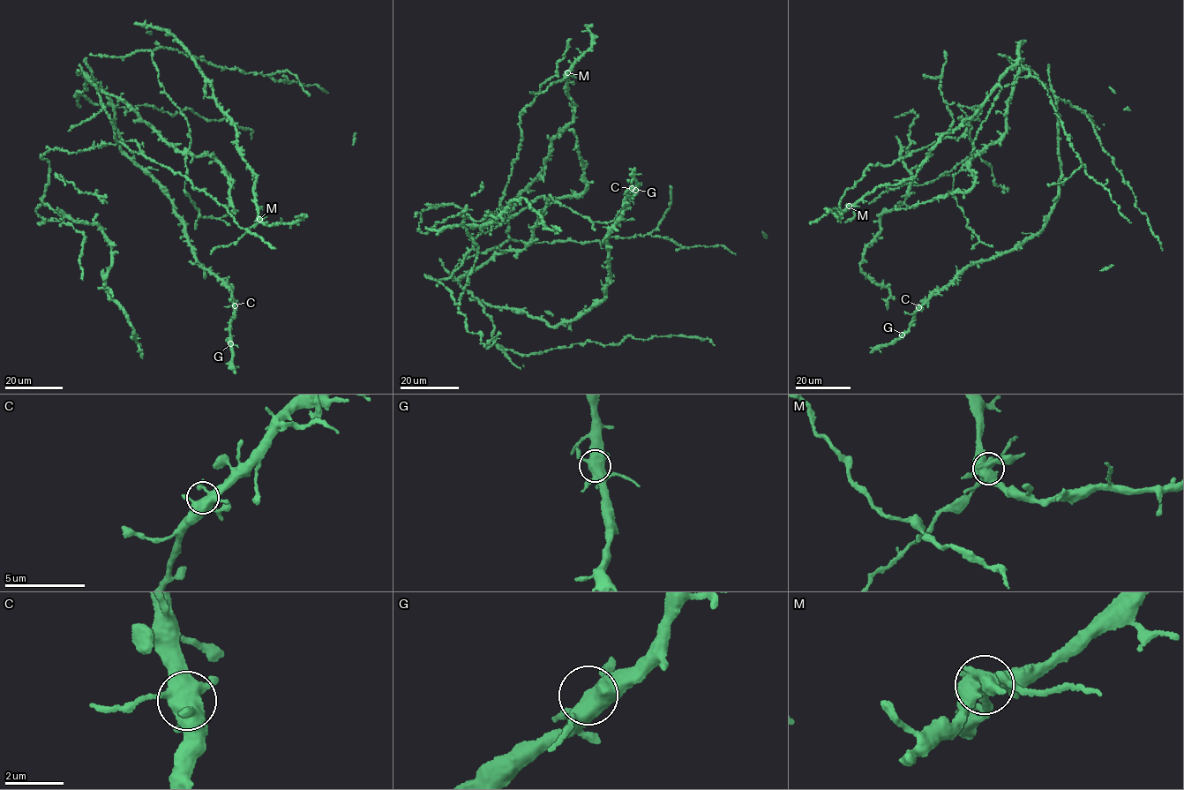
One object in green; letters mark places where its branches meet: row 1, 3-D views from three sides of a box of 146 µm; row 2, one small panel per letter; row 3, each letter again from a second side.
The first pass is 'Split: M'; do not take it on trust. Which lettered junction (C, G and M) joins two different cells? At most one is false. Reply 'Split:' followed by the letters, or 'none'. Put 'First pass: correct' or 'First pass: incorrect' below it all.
Split: M
First pass: correct

